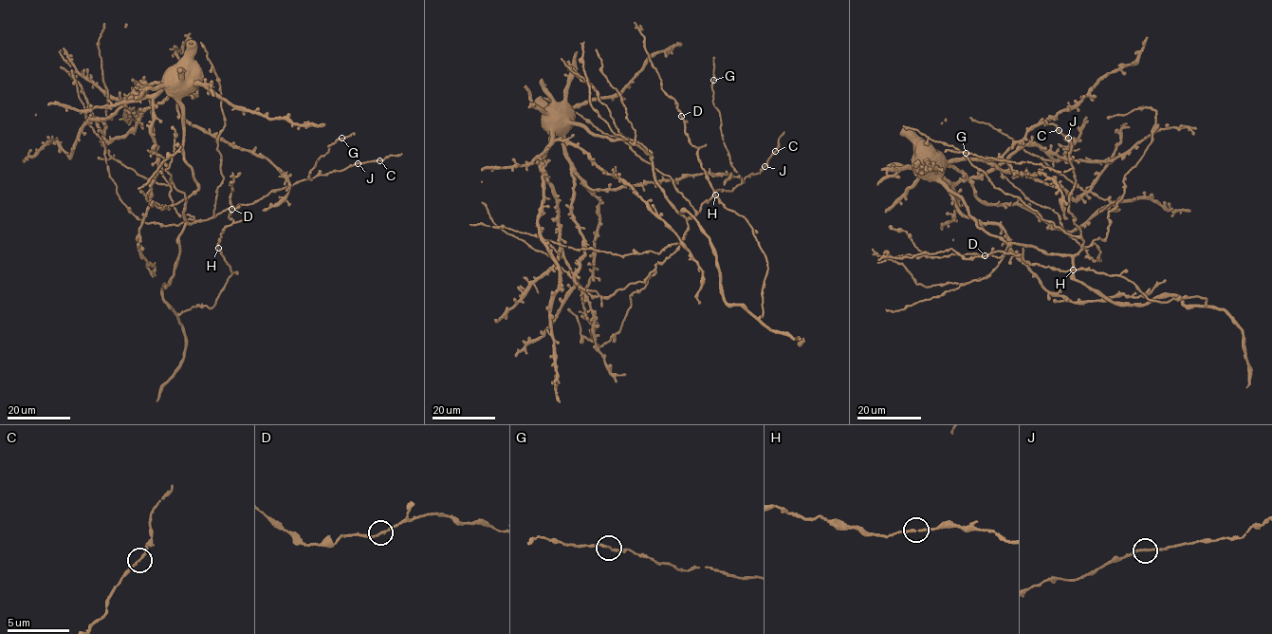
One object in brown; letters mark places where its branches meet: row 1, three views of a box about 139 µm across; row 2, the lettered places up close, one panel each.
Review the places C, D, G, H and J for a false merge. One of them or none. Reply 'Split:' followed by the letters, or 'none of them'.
Split: none of them

